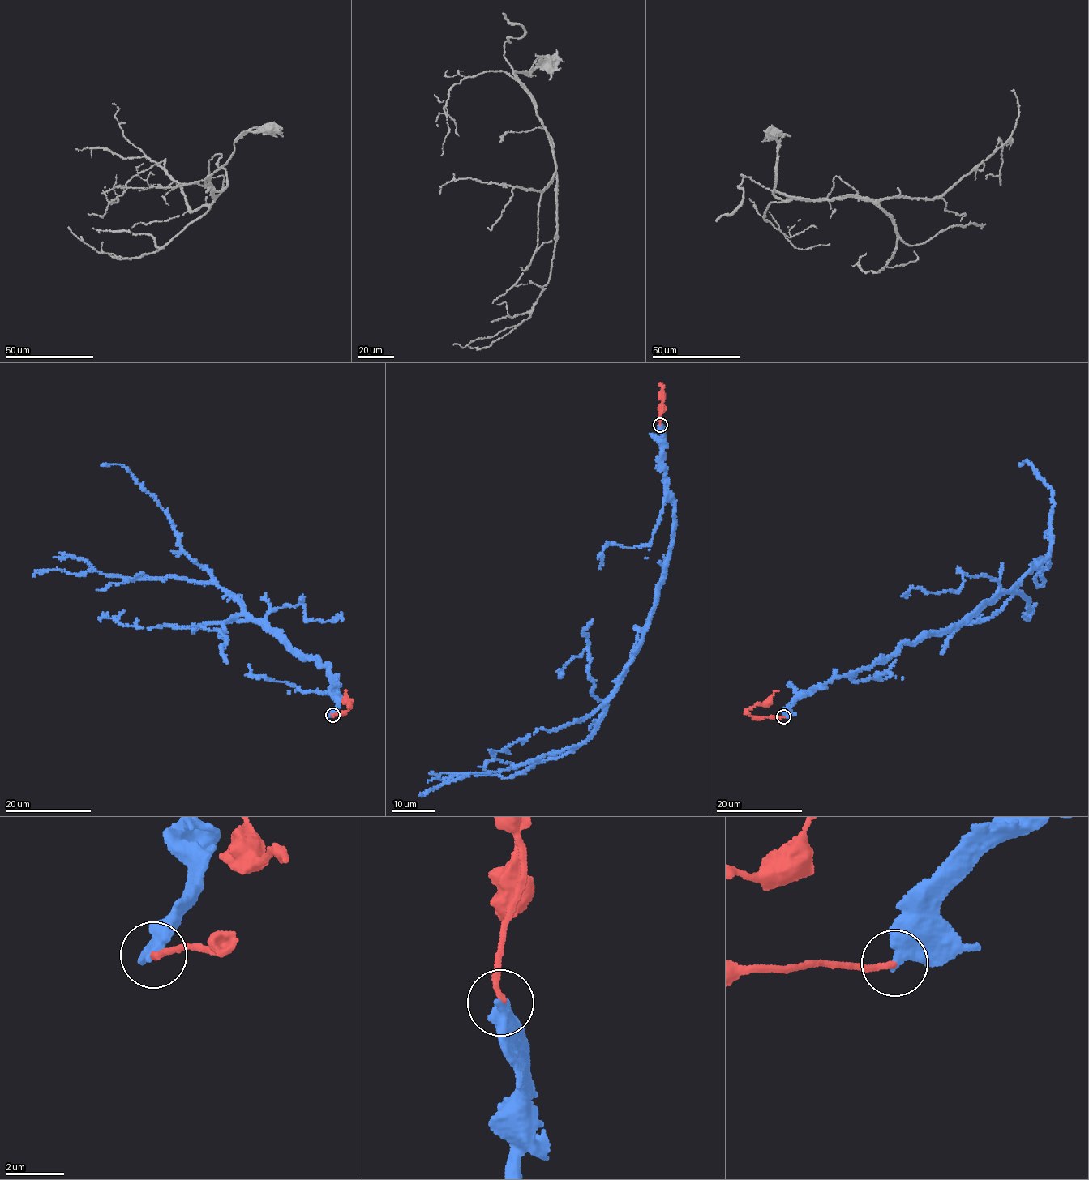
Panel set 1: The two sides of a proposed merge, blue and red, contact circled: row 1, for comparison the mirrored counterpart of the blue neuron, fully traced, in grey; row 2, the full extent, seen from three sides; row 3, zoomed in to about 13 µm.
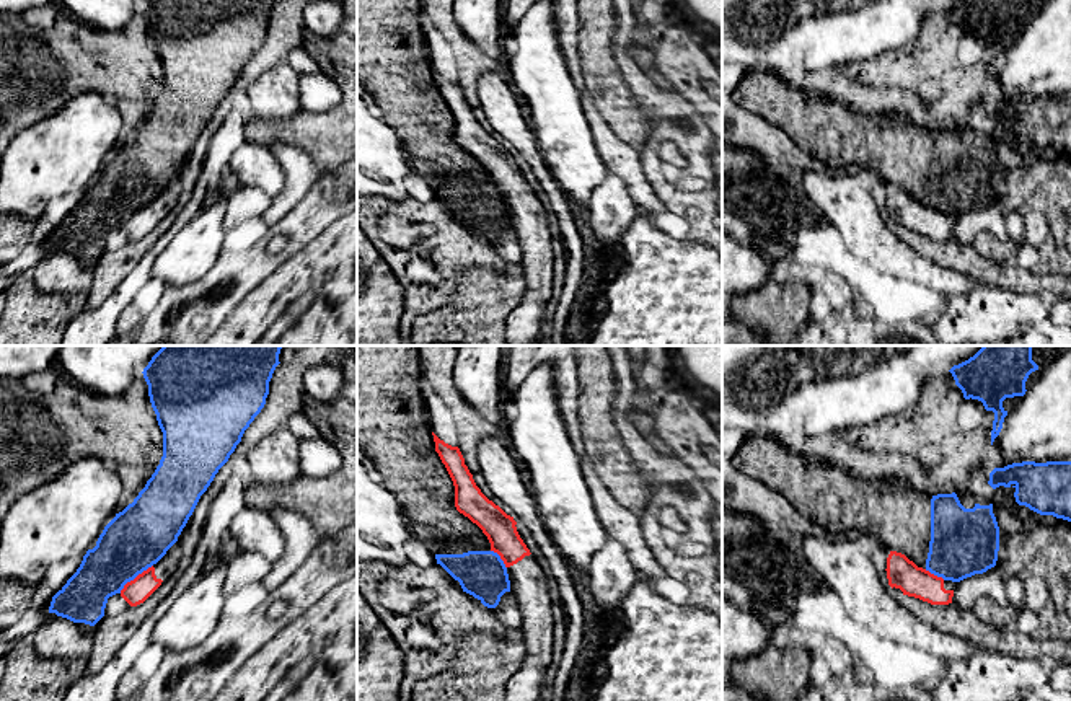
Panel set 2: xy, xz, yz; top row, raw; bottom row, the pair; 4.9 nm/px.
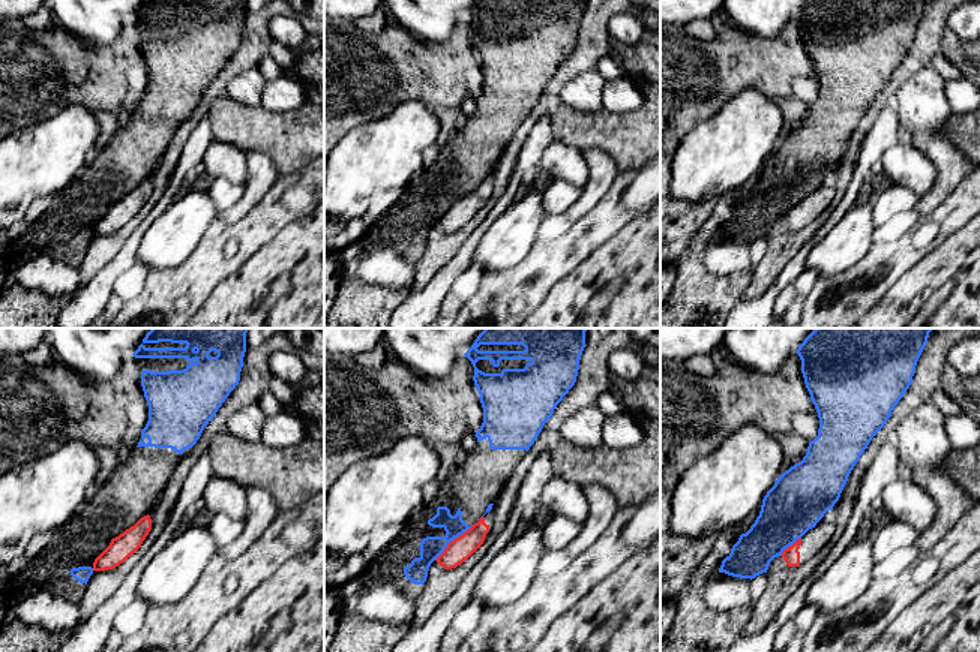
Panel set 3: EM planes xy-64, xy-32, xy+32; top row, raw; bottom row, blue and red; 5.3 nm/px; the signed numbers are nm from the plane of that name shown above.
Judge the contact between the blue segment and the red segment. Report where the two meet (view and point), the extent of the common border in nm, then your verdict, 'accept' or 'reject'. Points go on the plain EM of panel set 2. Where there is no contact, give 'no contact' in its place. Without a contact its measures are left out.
xy (134, 212) | 220 nm | reject

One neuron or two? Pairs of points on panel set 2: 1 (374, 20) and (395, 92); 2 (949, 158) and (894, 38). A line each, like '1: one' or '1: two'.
1: one
2: two

